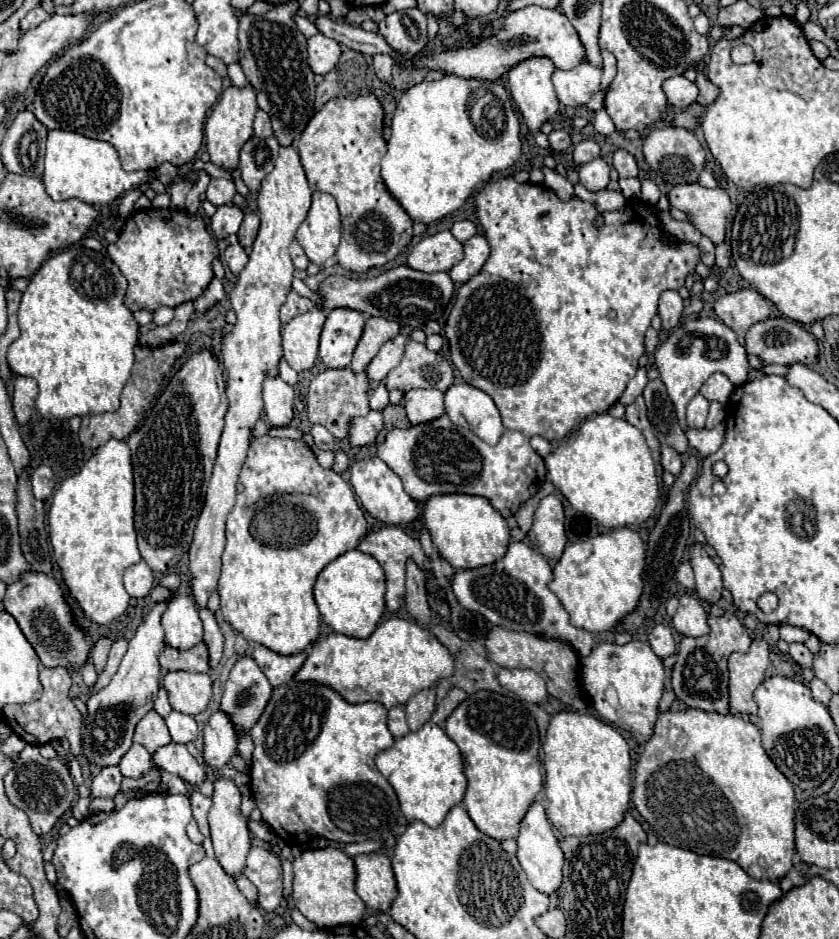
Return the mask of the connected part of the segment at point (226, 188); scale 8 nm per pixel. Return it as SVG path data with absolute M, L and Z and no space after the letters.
M212 179L206 189L206 199L216 207L230 205L234 195L236 195L236 187L230 179Z

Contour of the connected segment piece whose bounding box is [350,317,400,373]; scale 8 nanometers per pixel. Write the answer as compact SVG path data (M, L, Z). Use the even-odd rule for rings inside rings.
M372 317L368 319L366 327L364 327L364 335L360 339L360 343L356 345L354 357L352 357L352 371L354 373L362 373L368 363L376 357L376 353L380 351L380 347L390 341L394 335L398 335L400 325L396 321L388 321L384 317Z

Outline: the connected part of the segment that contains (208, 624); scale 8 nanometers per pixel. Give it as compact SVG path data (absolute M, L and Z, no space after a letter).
M208 607L200 609L200 619L204 623L204 643L208 645L208 651L210 651L210 667L214 669L220 663L220 657L222 657L224 637L222 637L218 623L216 623L214 613Z

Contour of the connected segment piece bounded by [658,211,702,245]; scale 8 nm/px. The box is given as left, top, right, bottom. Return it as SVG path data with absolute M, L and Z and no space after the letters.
M662 211L658 215L658 219L660 219L664 231L670 233L670 235L674 235L678 241L688 241L688 243L698 245L698 241L700 241L702 235L700 235L700 231L690 221L674 221L668 211Z

